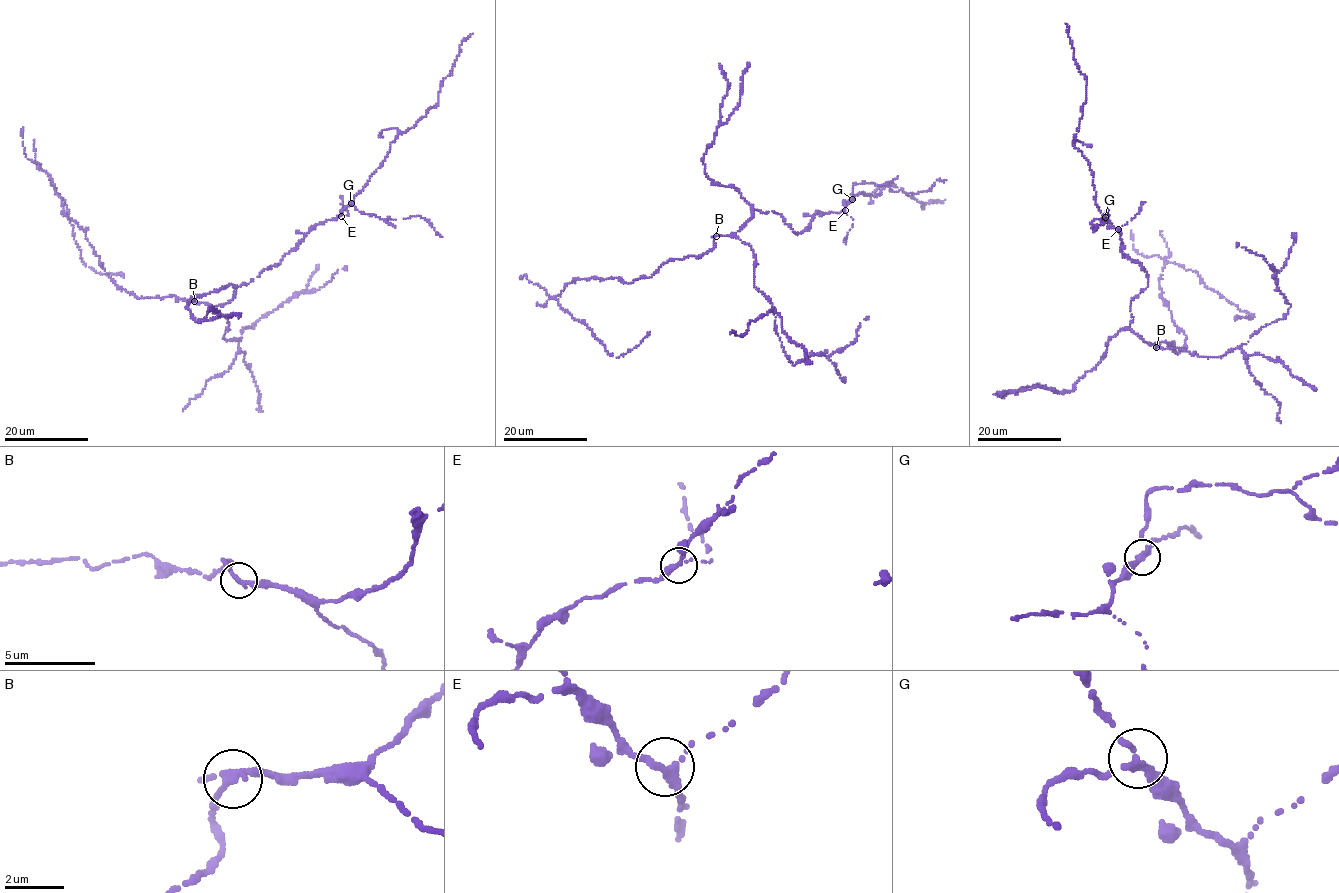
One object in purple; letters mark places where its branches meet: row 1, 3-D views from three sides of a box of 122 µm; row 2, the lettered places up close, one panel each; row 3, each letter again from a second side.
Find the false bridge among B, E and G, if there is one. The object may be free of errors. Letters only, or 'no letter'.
B

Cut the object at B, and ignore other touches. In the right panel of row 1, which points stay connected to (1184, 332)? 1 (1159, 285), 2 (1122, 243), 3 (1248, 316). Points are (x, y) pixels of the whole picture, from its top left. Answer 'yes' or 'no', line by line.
1: yes
2: no
3: yes

